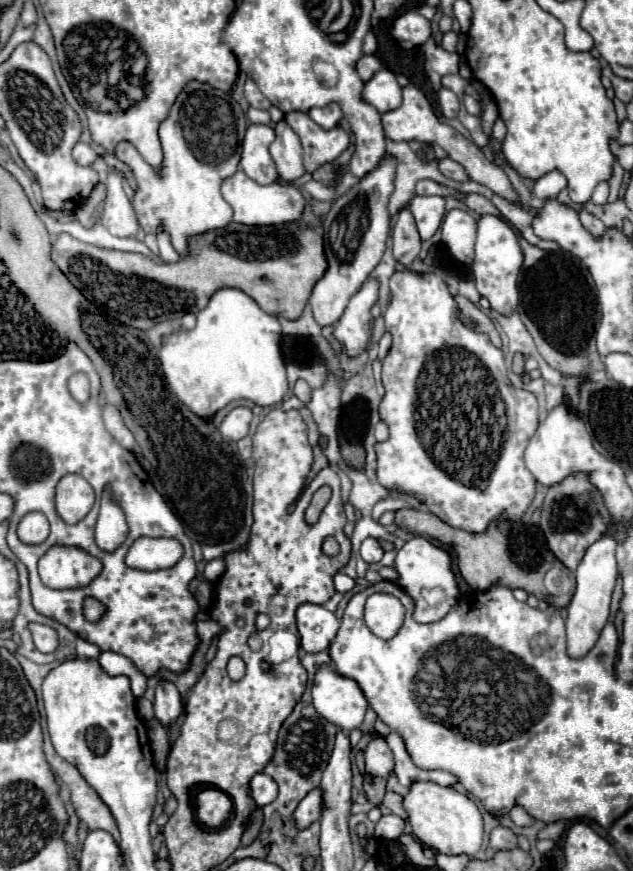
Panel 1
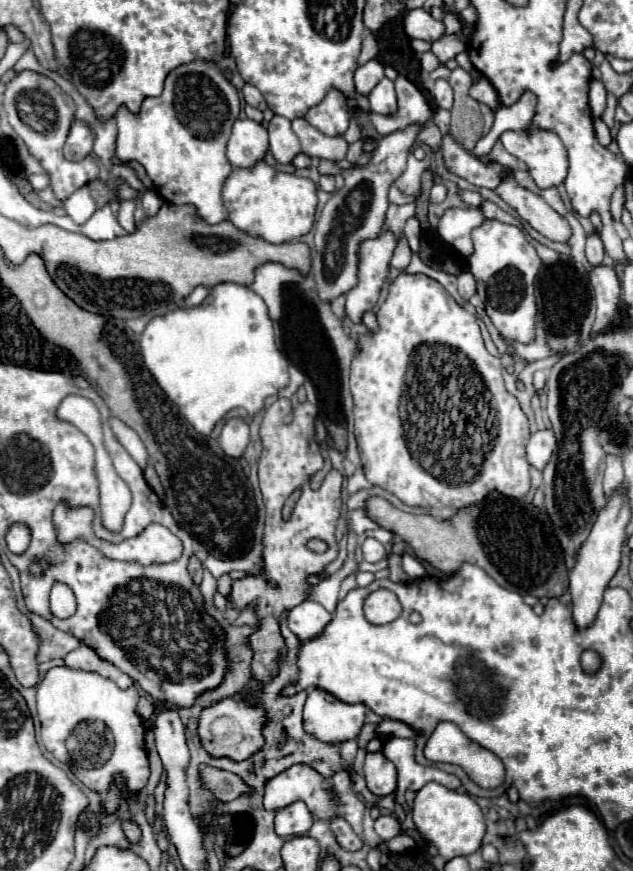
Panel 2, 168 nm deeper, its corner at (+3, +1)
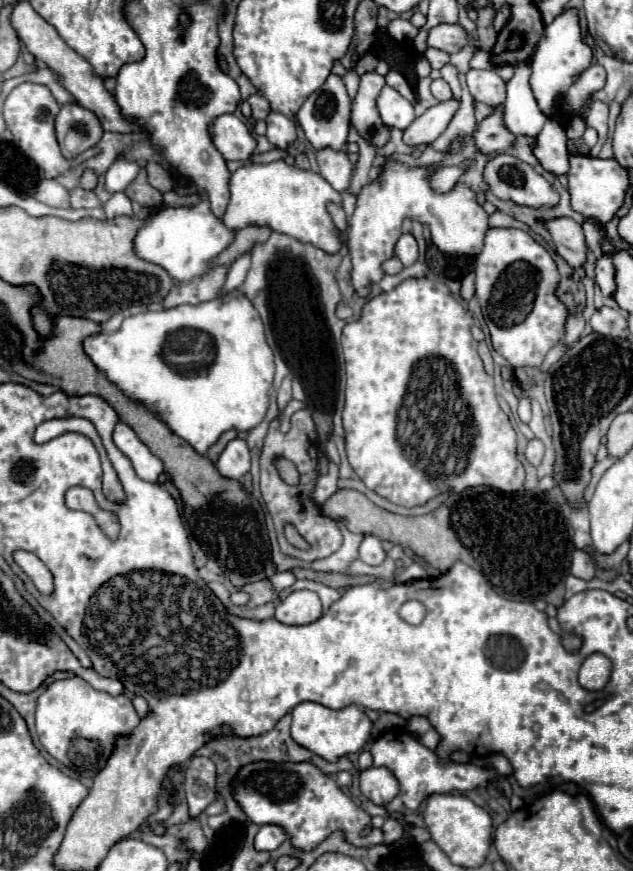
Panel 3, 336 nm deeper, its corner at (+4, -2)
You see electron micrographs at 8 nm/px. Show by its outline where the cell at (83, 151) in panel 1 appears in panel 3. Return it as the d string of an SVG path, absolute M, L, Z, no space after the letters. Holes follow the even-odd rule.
M76 102L62 104L54 126L60 150L66 158L76 158L84 150L96 146L102 138L102 126L96 114Z

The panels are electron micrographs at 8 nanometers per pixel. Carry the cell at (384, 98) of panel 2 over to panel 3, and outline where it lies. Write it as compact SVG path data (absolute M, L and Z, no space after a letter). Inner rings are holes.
M390 86L382 88L382 94L378 98L378 110L380 110L384 124L390 128L406 130L416 118L412 102L408 102L404 96L400 96Z

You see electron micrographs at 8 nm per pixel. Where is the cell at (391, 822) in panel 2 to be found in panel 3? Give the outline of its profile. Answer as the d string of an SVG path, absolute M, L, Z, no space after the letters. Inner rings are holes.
M388 818L384 822L384 826L382 826L382 832L384 832L384 842L386 844L394 844L394 842L398 842L402 838L404 828L396 818Z

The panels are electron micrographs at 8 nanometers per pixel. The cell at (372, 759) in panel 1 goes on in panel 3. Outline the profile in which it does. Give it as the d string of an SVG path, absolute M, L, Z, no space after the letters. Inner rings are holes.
M368 768L360 774L360 792L378 806L386 806L398 794L398 782L388 768Z

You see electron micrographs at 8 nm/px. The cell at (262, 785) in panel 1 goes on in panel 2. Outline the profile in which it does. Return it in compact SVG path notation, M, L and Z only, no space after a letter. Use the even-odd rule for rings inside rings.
M201 765L201 777L203 777L203 787L213 791L217 801L233 801L241 795L253 793L253 787L249 787L239 775L229 773L229 771L221 771L221 769L213 769L207 765Z

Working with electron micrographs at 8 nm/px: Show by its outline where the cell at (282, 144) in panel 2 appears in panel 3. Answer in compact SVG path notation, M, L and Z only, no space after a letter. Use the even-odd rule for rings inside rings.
M270 112L266 118L266 124L268 124L266 138L276 148L286 150L296 140L296 124L288 116L284 116L280 112Z

